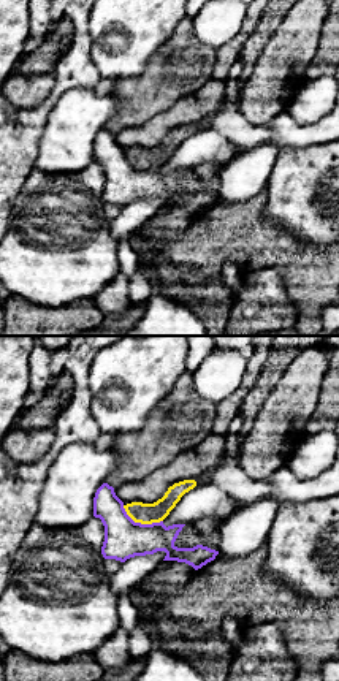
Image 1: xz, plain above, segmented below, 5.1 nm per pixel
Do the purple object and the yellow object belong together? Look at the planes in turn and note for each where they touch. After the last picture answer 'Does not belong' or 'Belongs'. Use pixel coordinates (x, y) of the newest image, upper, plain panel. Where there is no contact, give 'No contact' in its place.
Touches purple at (140, 168)

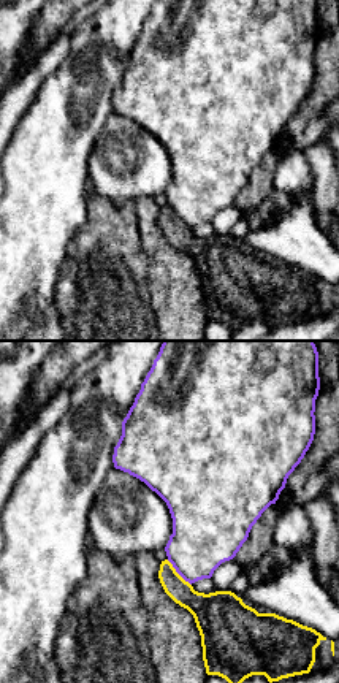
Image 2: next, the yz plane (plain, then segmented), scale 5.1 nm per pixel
Touches purple at (178, 217)

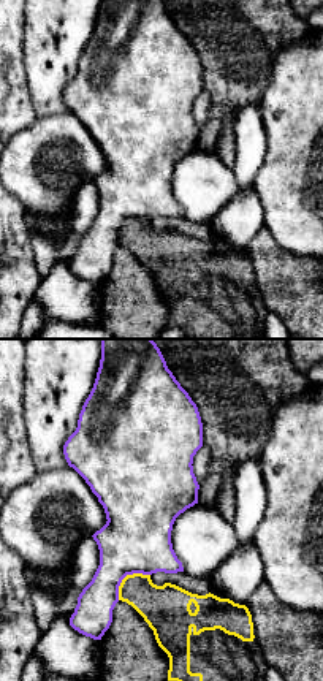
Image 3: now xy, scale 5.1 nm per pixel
Touches purple at (125, 220)

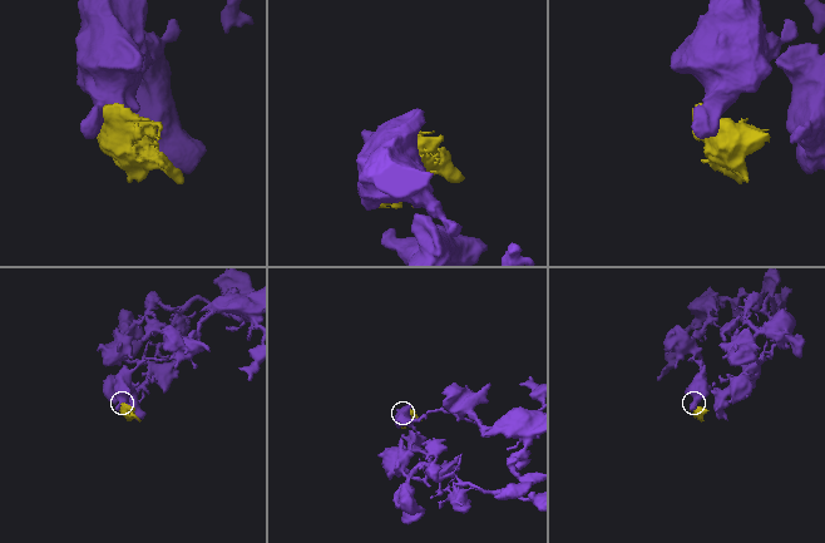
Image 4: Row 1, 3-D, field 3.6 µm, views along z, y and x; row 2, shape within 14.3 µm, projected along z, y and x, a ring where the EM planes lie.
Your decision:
Does not belong

